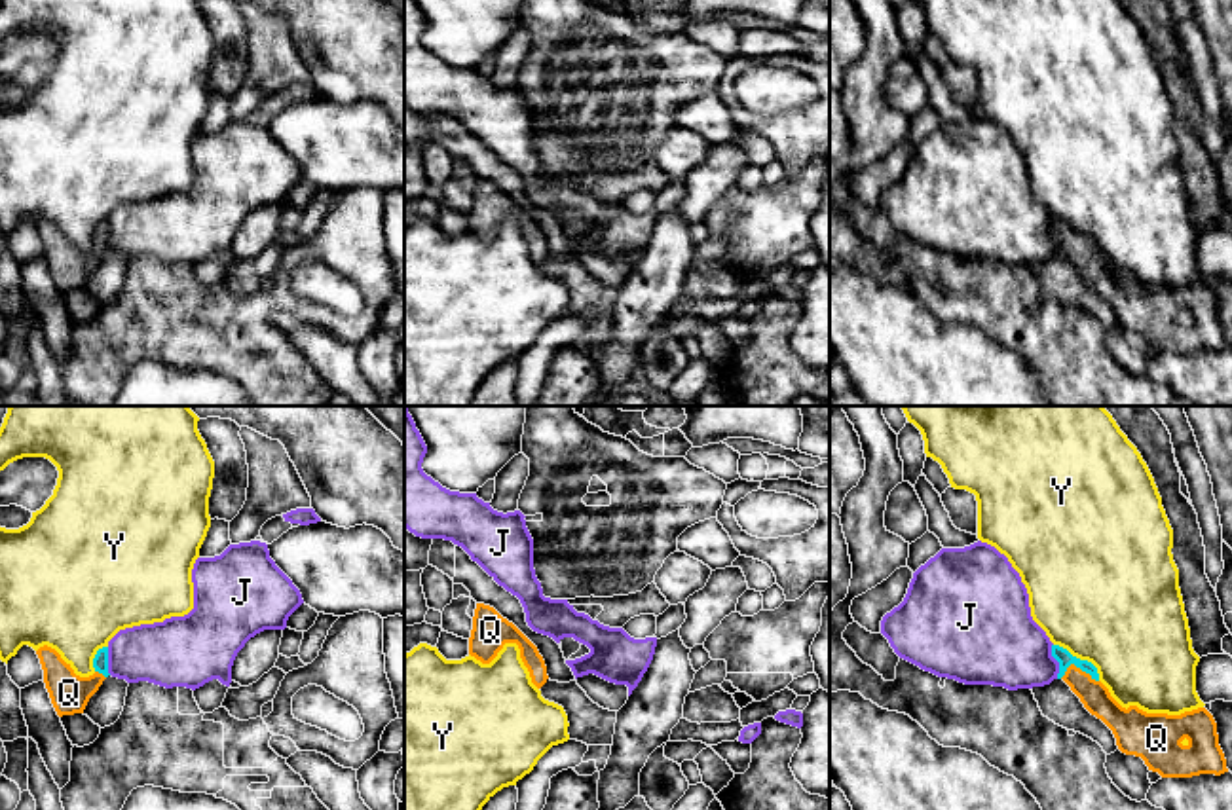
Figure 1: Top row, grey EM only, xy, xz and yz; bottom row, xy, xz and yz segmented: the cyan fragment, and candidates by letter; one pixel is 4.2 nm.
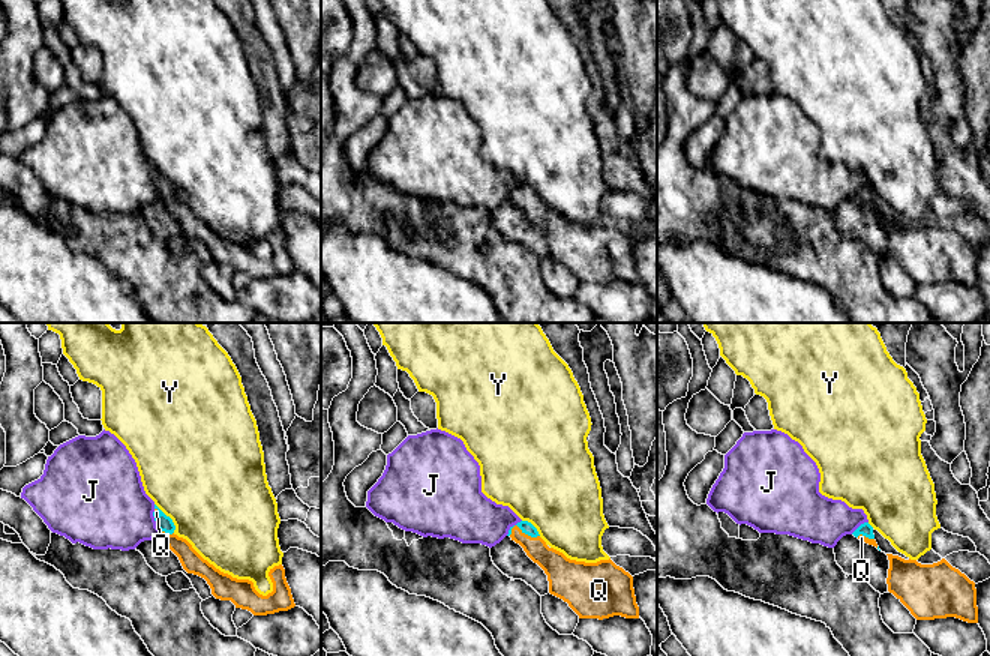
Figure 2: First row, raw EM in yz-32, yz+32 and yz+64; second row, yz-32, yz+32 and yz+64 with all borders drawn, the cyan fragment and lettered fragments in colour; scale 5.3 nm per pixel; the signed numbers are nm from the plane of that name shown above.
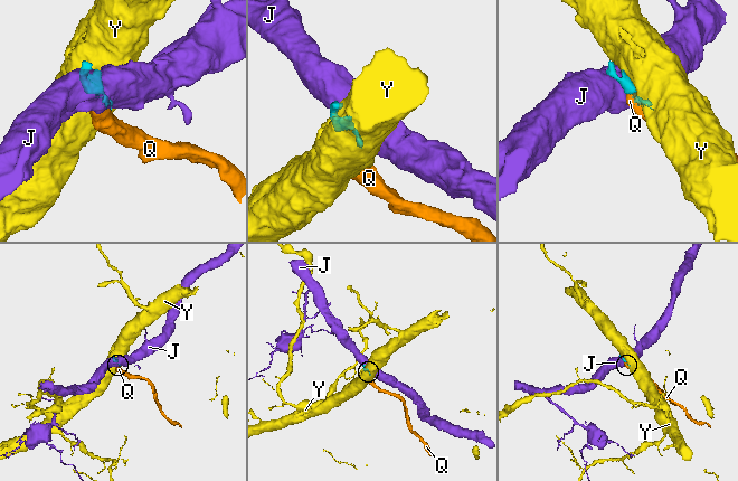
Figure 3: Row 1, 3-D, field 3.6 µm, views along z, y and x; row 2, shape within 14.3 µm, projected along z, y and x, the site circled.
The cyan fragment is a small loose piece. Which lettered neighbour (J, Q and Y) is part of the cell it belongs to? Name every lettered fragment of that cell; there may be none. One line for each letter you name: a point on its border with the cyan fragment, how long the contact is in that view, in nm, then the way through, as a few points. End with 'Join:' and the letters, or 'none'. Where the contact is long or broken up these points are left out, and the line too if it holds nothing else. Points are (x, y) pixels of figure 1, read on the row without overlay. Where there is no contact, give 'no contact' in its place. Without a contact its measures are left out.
Q: contact yz (1079, 241); length 170 nm
Join: Q

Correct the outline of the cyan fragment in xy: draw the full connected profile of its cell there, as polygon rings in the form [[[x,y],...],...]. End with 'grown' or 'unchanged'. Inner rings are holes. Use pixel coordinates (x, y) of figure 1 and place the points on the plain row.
[[[47,220],[40,222],[36,230],[44,245],[46,264],[59,292],[84,288],[89,273],[110,250],[108,222],[97,226],[93,233],[95,249],[89,252],[76,250],[70,239],[66,239],[61,230]]]; grown

